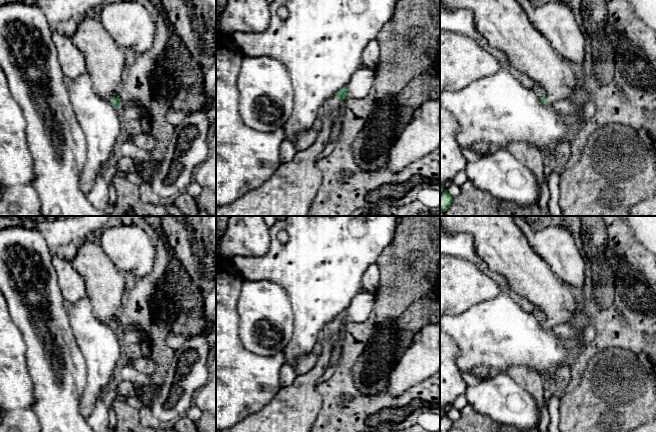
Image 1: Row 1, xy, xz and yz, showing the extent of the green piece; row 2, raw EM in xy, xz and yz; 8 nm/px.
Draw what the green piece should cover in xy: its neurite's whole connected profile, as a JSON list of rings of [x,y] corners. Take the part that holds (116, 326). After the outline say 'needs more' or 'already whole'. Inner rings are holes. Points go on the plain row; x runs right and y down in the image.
[[[92,238],[84,242],[71,263],[85,281],[87,296],[91,301],[95,317],[119,333],[123,329],[118,321],[118,316],[125,295],[124,272],[112,263],[100,243]]]; needs more

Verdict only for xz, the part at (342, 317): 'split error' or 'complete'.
split error

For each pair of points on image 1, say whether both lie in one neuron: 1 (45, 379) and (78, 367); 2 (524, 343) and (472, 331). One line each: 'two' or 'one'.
1: one
2: one

